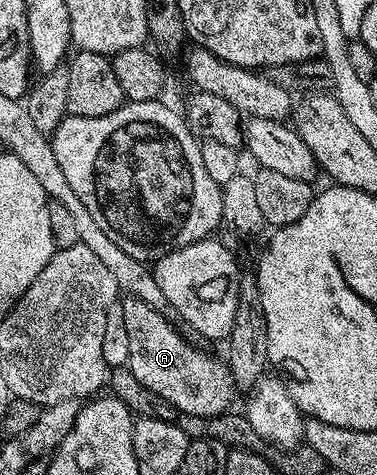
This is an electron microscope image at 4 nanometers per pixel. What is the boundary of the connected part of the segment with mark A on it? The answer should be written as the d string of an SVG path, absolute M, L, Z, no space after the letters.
M130 297L120 300L123 309L123 322L127 325L127 337L131 337L131 353L127 370L135 373L151 393L155 393L164 403L177 413L191 413L195 417L215 417L226 414L233 403L233 393L235 386L232 373L229 371L228 362L216 359L213 355L208 355L205 351L200 351L197 347L192 347L179 332L174 324L155 311L146 302Z

